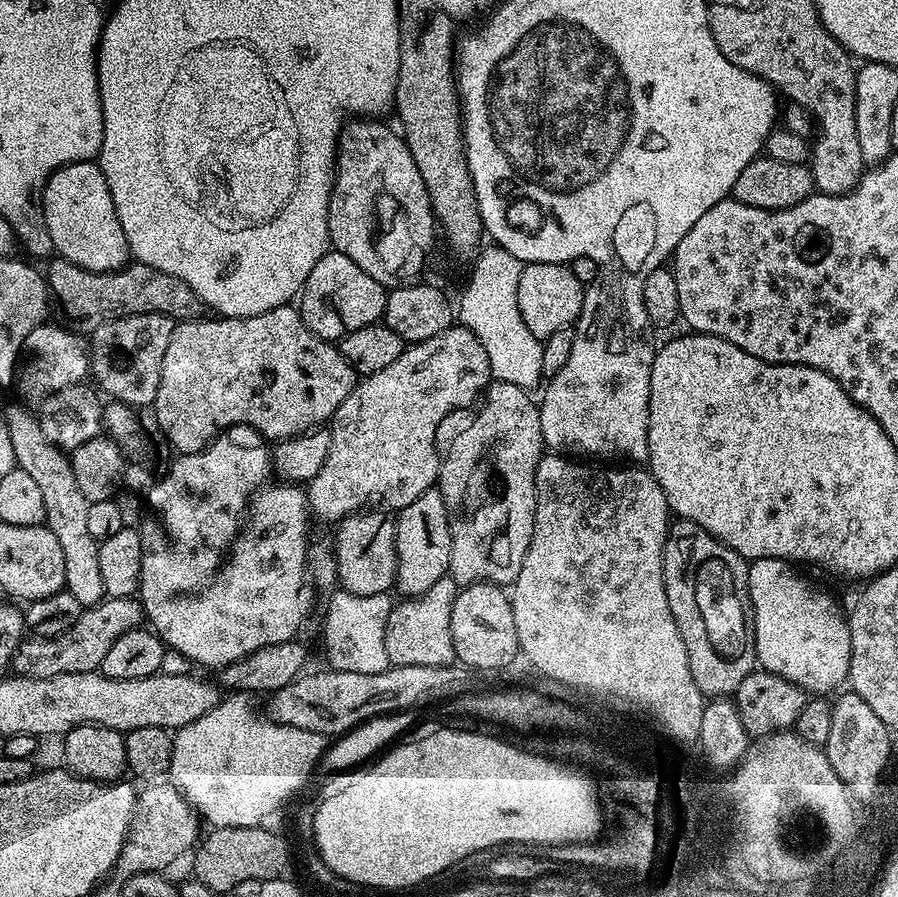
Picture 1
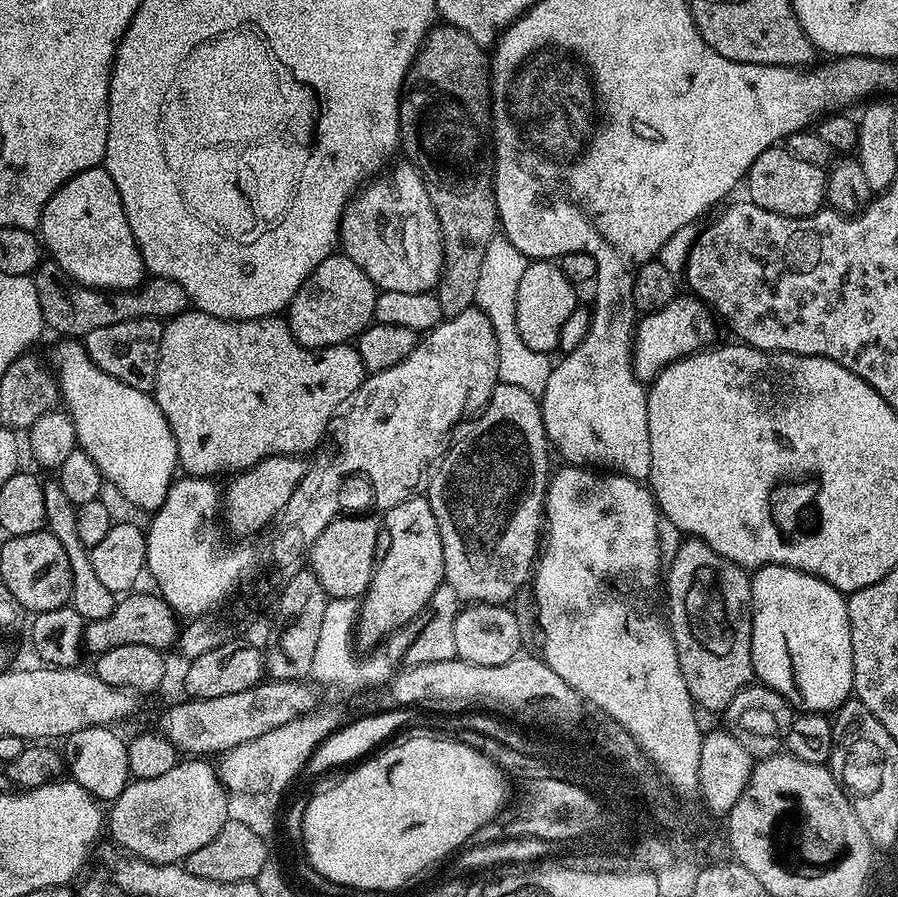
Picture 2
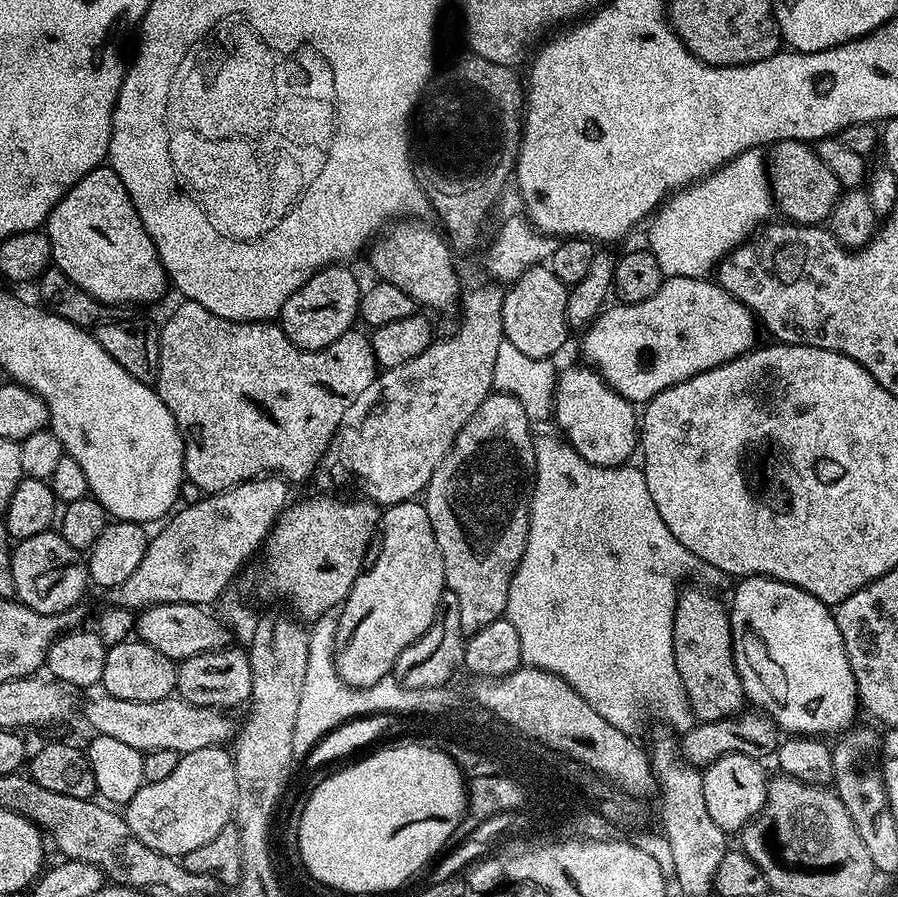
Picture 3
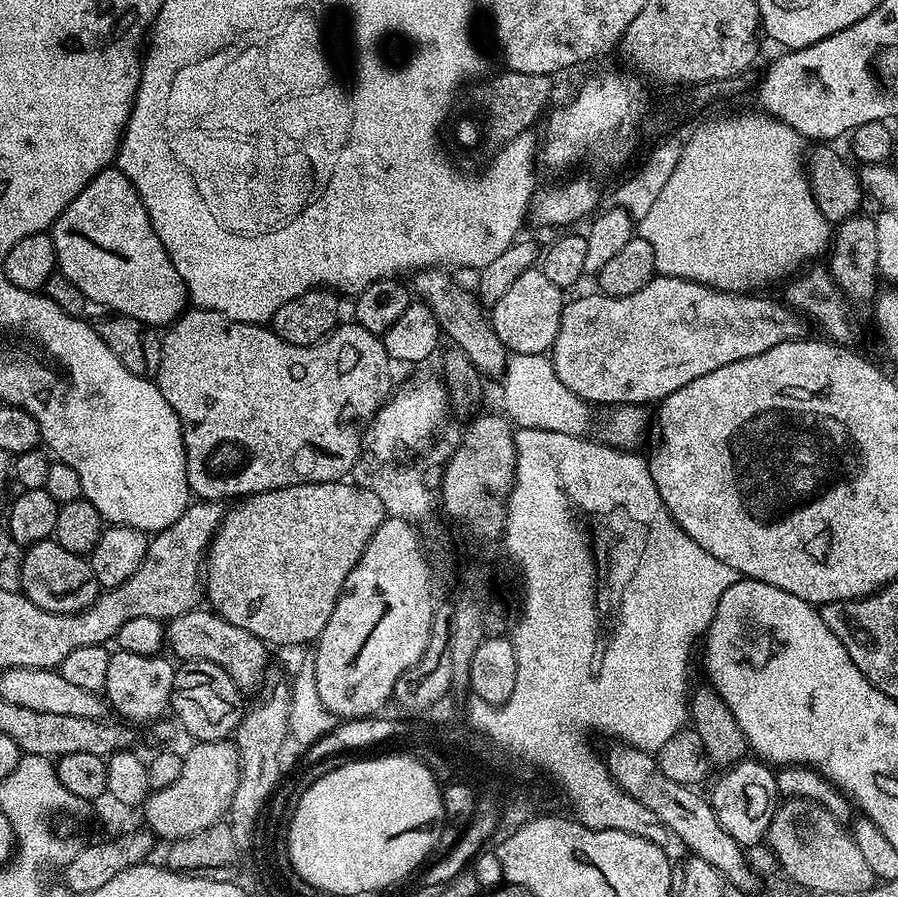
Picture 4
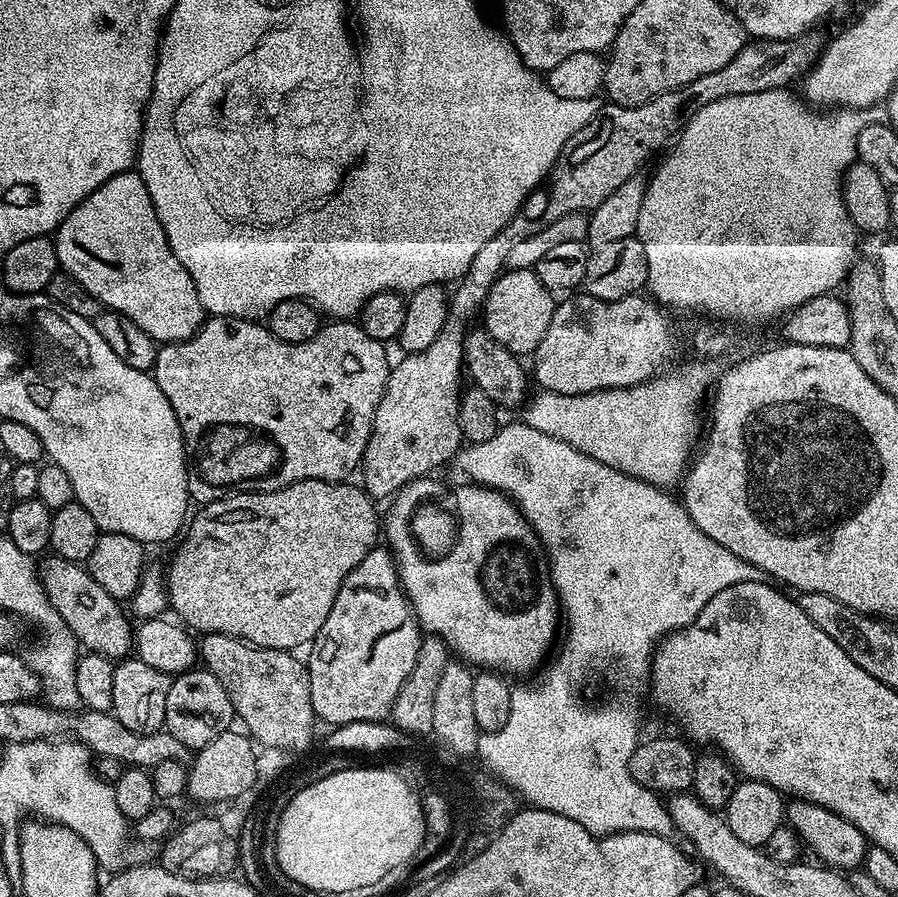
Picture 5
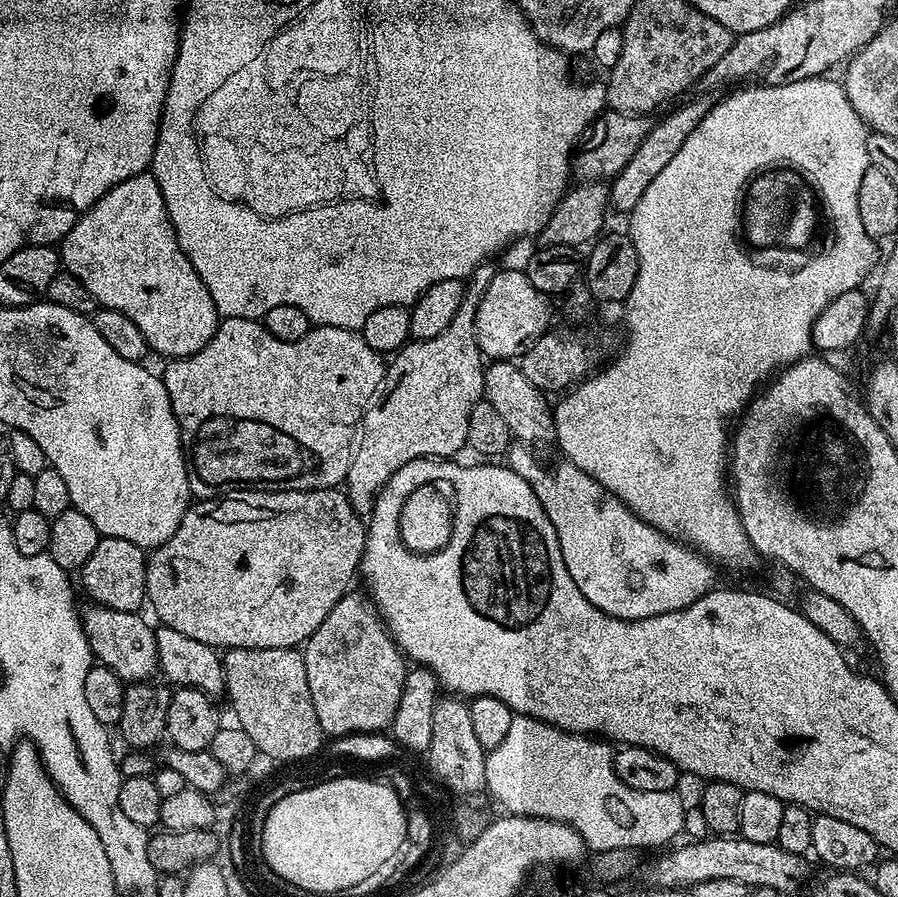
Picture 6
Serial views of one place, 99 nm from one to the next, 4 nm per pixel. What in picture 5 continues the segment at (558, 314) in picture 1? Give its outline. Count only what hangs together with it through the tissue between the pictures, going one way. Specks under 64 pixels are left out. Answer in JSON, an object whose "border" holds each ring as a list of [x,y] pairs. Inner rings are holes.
{"border":[[[508,268],[490,286],[490,294],[482,309],[482,327],[506,350],[521,358],[535,353],[538,342],[546,338],[556,313],[554,293],[538,282],[538,274],[530,268]],[[484,316],[484,320],[483,320]],[[528,352],[528,353],[527,353]]]}

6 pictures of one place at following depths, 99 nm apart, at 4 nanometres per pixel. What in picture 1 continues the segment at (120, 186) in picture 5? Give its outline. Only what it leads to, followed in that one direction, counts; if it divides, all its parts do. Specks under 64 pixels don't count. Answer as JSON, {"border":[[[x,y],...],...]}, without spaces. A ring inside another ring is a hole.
{"border":[[[99,163],[64,164],[46,182],[42,203],[52,247],[63,259],[91,272],[119,272],[129,263],[126,234],[122,234],[122,222],[118,222],[118,210],[114,210],[114,198],[110,198]]]}

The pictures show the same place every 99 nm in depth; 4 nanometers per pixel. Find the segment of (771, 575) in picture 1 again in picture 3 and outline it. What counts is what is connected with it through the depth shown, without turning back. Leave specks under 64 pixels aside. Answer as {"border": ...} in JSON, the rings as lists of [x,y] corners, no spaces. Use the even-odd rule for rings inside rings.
{"border":[[[745,576],[737,584],[740,585],[737,586],[736,593],[732,596],[732,604],[730,600],[730,619],[732,622],[732,646],[736,657],[736,667],[740,670],[740,681],[744,687],[745,697],[751,703],[753,700],[756,703],[753,705],[756,706],[769,704],[772,707],[770,715],[776,720],[779,727],[788,734],[823,737],[825,735],[824,732],[838,732],[837,734],[840,734],[845,730],[851,729],[854,724],[852,719],[856,716],[856,708],[858,709],[856,679],[854,678],[854,670],[850,666],[850,658],[846,652],[844,639],[838,630],[838,622],[836,621],[833,609],[829,605],[823,604],[814,594],[810,594],[794,584],[788,584],[786,581],[775,580],[772,576]]]}

